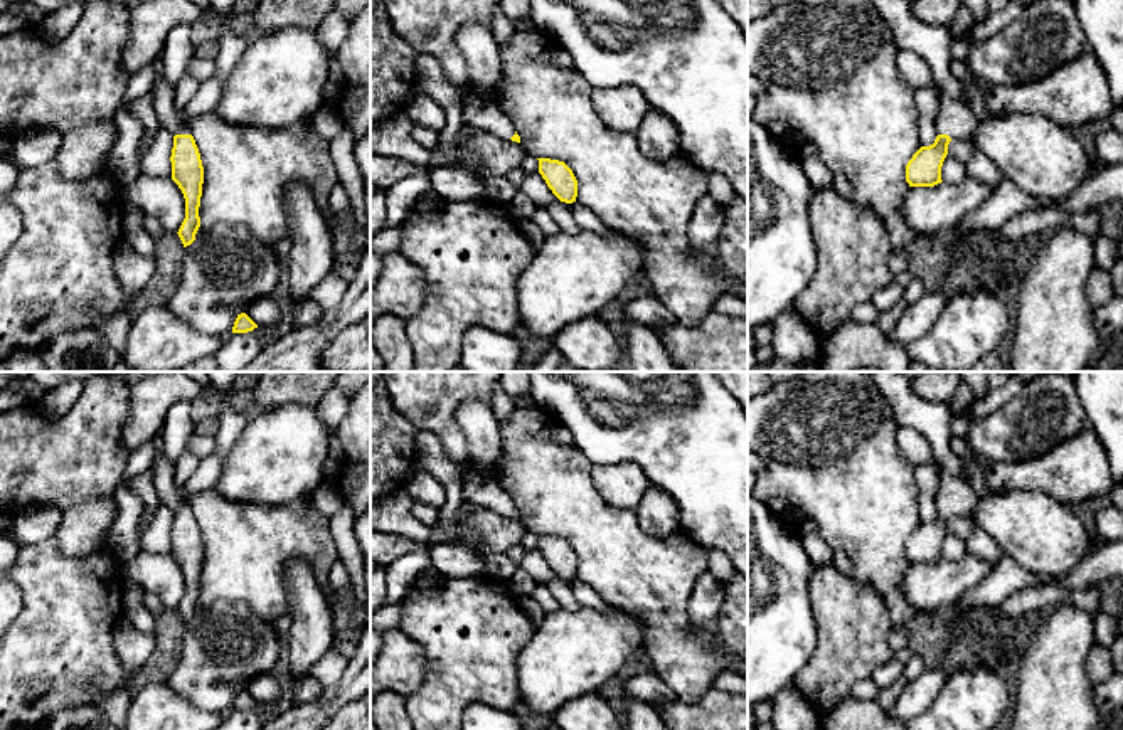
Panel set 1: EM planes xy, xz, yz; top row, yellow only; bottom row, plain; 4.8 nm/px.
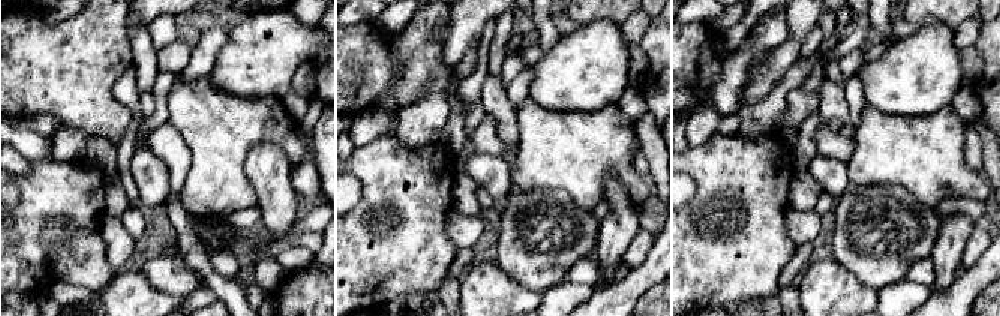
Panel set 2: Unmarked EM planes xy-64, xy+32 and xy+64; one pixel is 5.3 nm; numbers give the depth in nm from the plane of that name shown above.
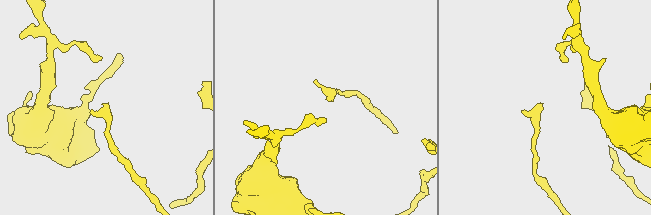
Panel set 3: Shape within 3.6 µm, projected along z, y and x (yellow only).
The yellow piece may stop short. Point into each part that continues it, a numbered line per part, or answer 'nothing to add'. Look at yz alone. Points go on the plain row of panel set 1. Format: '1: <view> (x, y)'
1: yz (953, 495)

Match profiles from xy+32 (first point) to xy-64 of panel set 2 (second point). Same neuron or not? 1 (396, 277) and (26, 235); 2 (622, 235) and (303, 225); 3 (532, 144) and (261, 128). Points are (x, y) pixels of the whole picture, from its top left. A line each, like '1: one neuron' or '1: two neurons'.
1: one neuron
2: two neurons
3: one neuron

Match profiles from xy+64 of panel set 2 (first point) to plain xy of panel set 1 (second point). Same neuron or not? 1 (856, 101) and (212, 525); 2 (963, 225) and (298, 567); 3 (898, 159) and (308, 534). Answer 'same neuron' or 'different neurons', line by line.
1: different neurons
2: same neuron
3: same neuron

